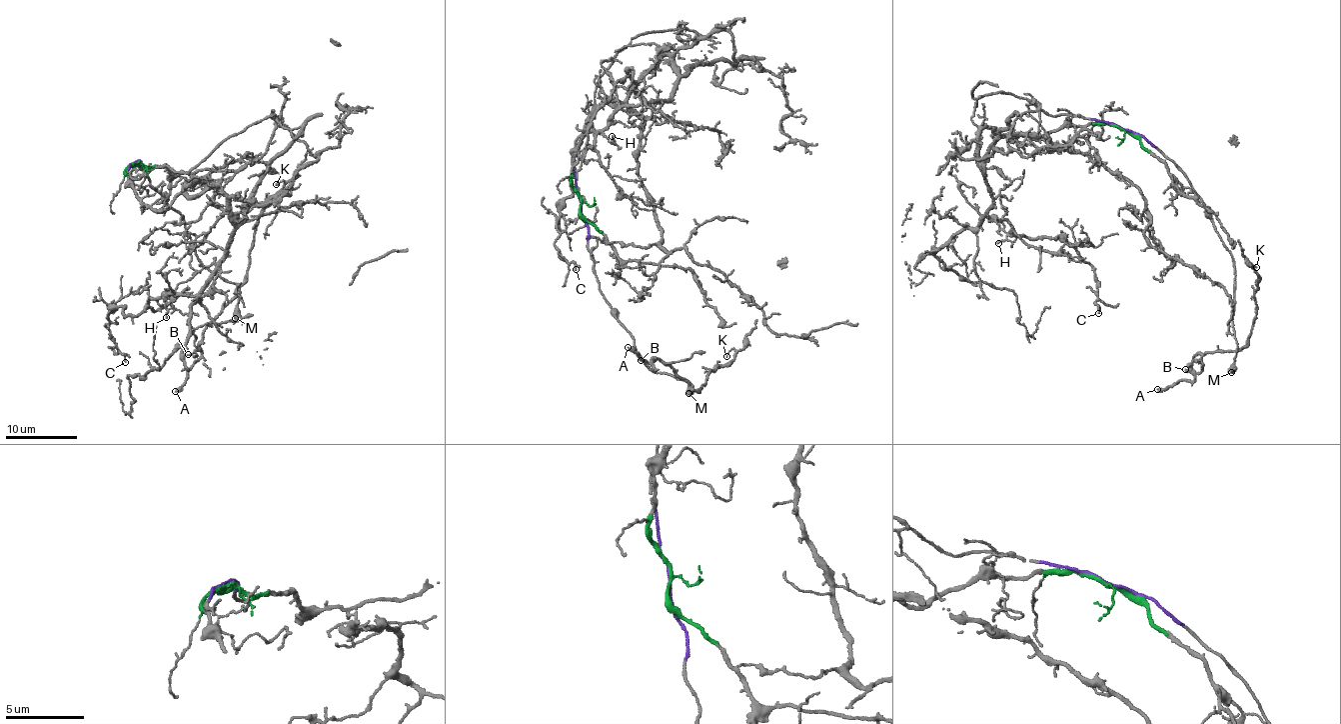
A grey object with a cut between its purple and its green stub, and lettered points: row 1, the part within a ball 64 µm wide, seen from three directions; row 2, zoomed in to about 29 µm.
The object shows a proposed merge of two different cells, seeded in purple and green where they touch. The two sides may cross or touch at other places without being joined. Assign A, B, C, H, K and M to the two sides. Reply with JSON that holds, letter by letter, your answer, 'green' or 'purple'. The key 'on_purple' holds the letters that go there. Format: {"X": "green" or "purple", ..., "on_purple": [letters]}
{"A": "purple", "B": "purple", "C": "green", "H": "green", "K": "purple", "M": "purple", "on_purple": ["A", "B", "K", "M"]}

